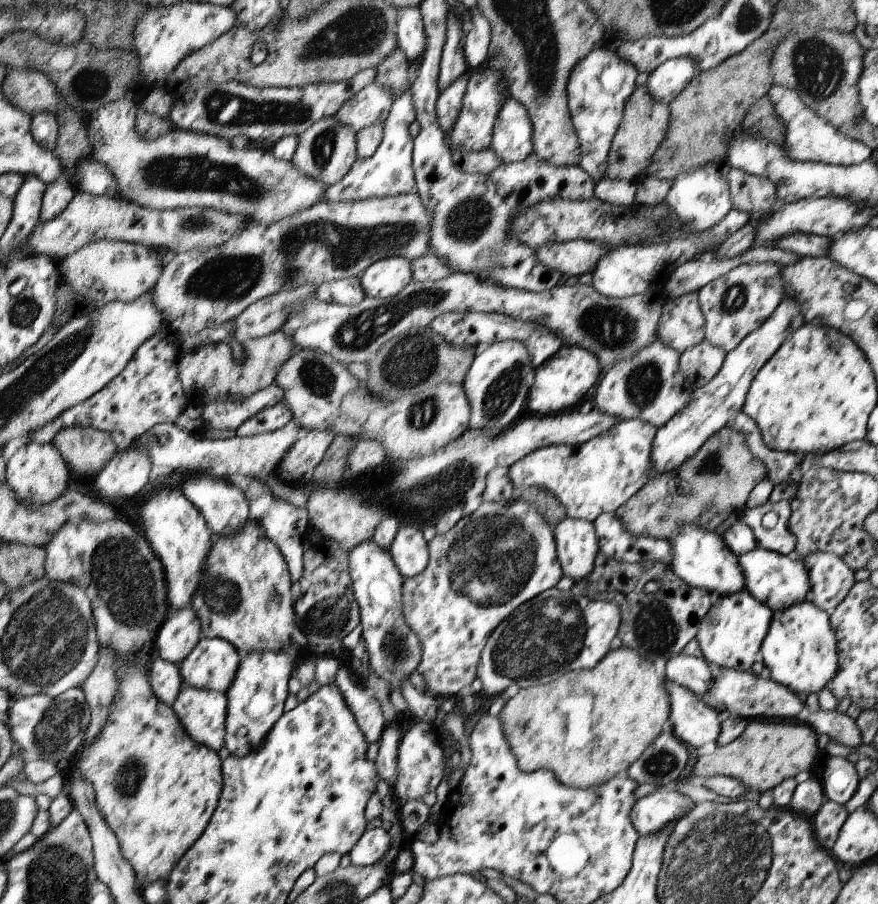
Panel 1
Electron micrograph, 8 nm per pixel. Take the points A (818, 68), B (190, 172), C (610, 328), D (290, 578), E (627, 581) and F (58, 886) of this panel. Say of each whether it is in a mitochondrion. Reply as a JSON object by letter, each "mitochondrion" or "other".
{"A":"mitochondrion","B":"mitochondrion","C":"mitochondrion","D":"other","E":"other","F":"mitochondrion"}

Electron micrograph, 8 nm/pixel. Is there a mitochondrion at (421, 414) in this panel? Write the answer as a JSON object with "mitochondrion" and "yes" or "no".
{"mitochondrion":"yes"}

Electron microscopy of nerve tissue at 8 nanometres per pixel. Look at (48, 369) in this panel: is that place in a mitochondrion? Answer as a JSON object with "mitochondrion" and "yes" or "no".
{"mitochondrion":"yes"}

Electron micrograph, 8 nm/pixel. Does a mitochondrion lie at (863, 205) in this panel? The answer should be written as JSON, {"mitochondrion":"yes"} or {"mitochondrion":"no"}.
{"mitochondrion":"no"}

